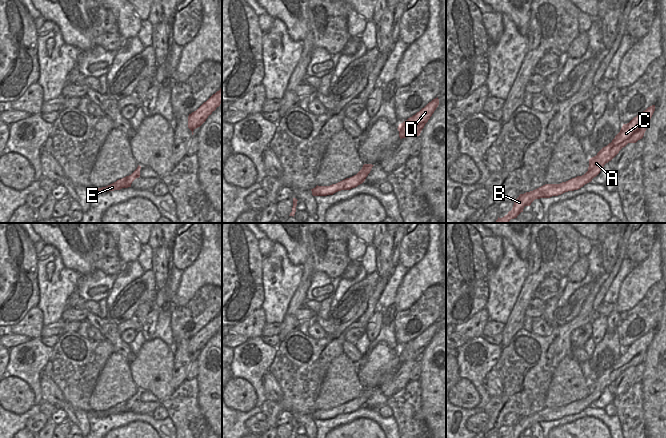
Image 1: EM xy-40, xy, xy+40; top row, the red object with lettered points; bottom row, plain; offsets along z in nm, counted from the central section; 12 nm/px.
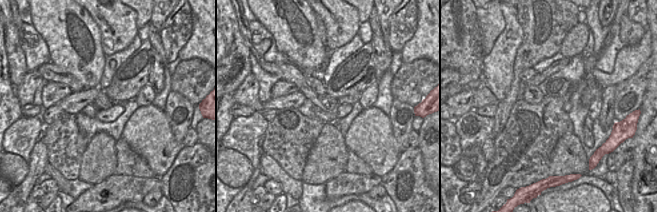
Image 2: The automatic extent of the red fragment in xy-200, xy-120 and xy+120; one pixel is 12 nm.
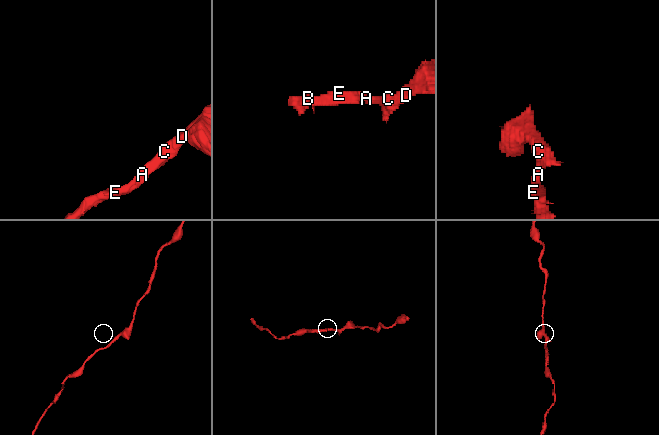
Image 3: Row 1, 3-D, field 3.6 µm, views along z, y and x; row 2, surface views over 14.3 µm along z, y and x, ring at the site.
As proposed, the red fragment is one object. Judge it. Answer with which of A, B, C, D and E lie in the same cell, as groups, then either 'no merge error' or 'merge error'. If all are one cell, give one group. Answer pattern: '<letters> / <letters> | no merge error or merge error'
A B C D E | no merge error

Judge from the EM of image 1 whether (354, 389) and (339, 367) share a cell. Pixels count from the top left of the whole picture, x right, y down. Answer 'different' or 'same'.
same

